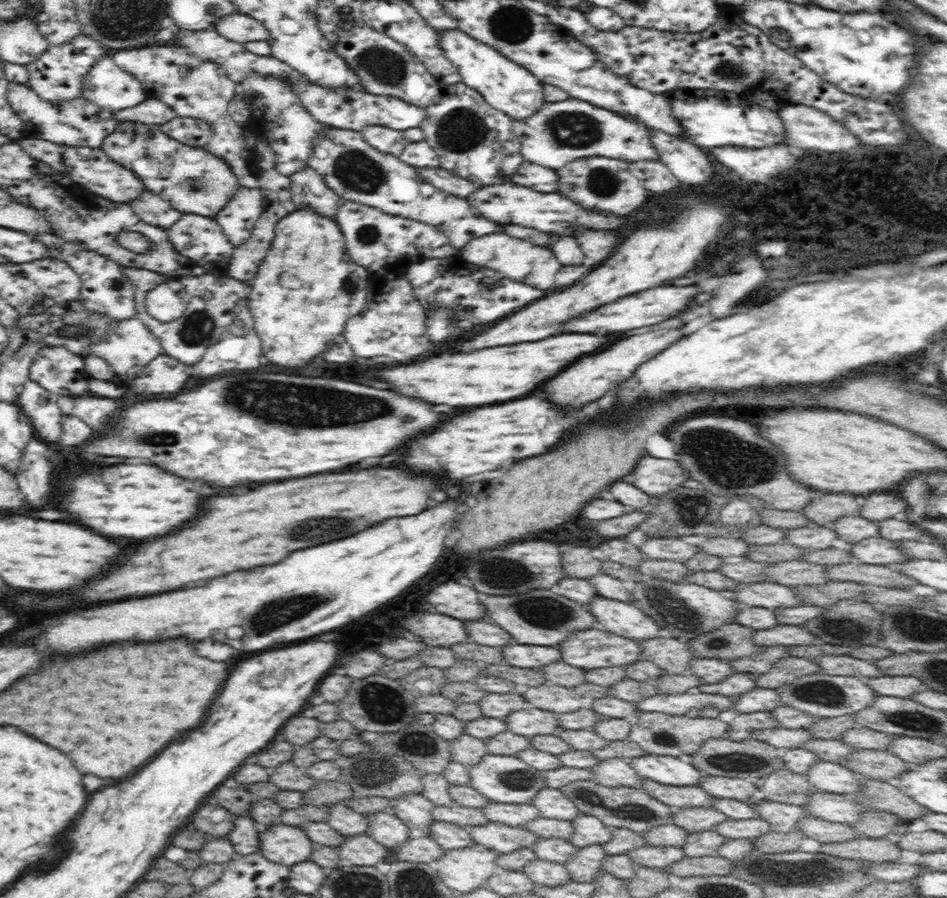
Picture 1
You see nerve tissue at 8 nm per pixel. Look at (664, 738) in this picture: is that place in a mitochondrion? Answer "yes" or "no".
yes

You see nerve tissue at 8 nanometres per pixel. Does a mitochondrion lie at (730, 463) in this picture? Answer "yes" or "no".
yes

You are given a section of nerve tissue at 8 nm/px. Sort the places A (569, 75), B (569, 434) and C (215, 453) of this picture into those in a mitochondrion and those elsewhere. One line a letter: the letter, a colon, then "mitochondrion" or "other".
A: other
B: other
C: other

